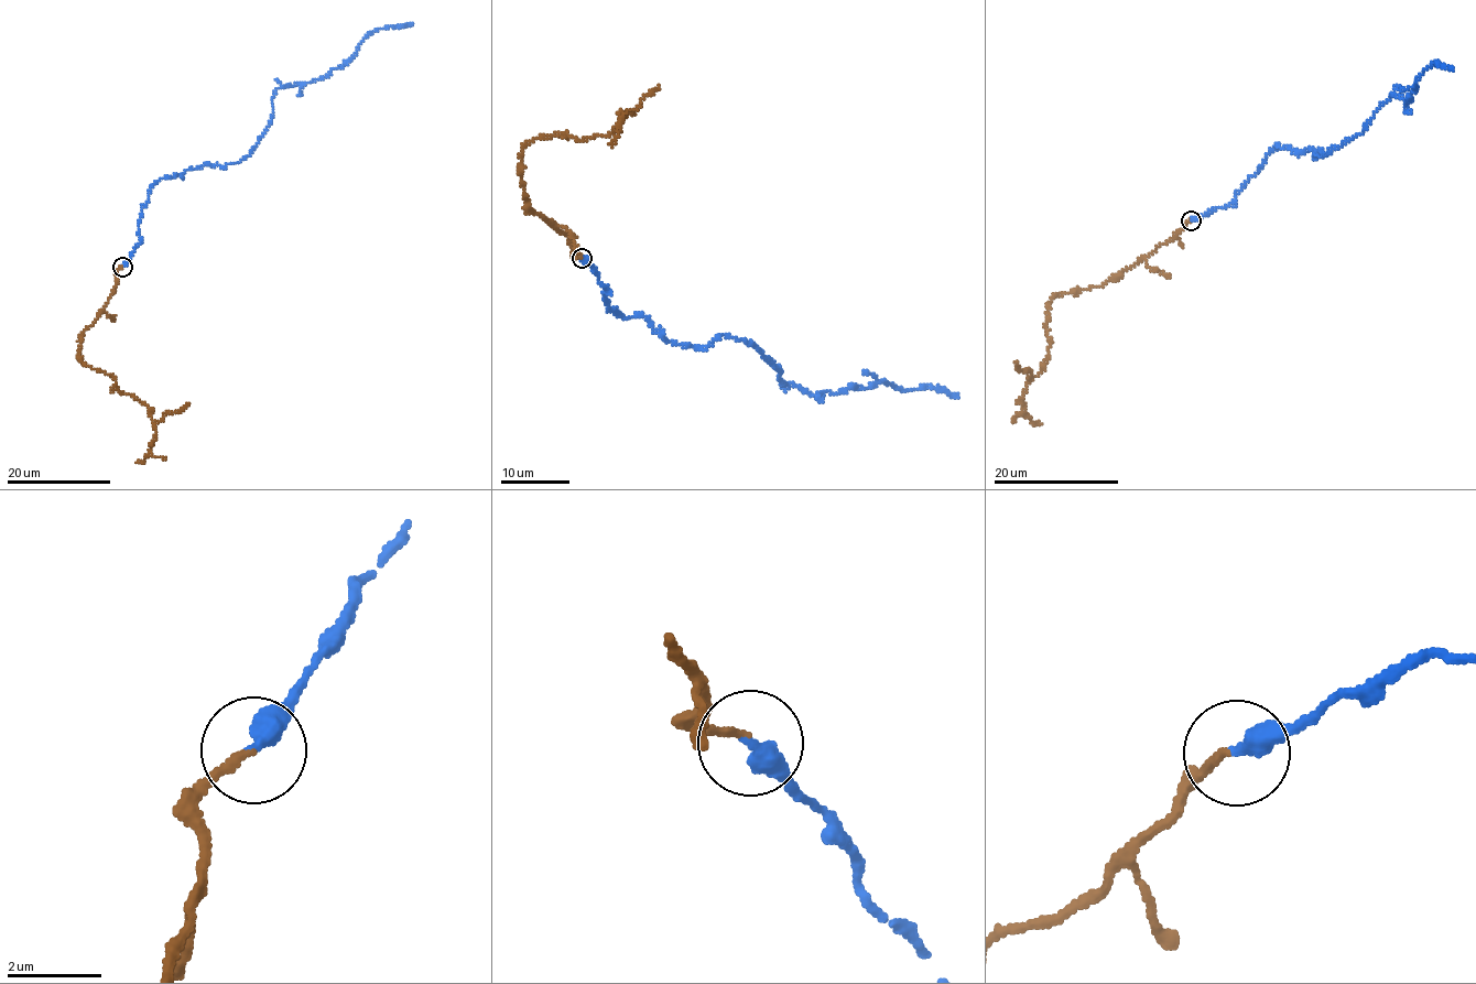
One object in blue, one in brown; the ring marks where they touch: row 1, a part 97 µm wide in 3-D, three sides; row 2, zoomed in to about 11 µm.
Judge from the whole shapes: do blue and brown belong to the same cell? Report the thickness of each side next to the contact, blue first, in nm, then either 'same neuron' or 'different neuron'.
400 nm thick on the blue side, 150 nm on the other; same neuron

